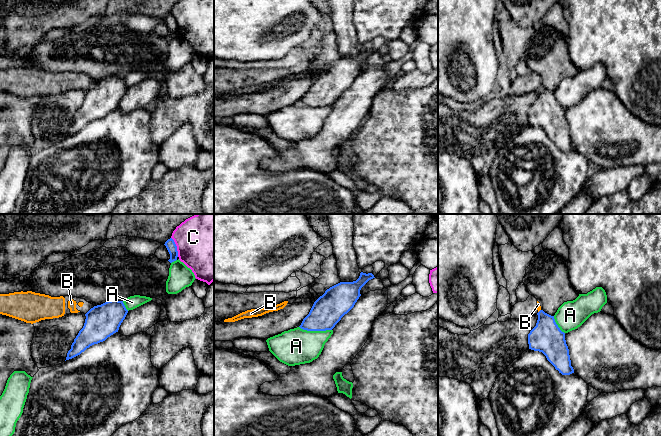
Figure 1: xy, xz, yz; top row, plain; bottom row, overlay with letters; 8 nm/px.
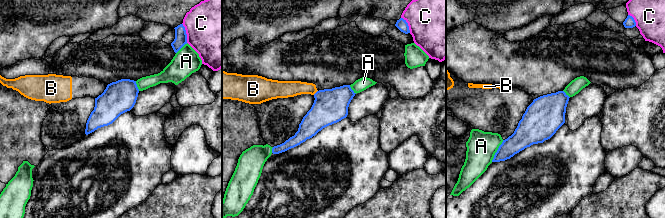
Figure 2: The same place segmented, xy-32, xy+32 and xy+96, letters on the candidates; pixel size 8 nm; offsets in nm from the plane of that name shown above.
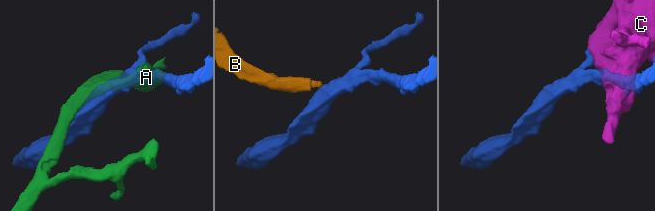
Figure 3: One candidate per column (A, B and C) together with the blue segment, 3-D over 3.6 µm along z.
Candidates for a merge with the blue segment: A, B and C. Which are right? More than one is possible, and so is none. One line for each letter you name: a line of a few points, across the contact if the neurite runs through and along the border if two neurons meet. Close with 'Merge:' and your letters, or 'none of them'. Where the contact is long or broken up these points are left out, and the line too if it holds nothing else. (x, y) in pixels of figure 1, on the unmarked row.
B: yz (546, 113), (546, 99), (539, 87), (538, 80)
Merge: B

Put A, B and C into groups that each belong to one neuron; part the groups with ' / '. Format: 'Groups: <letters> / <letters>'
Groups: A / B / C

